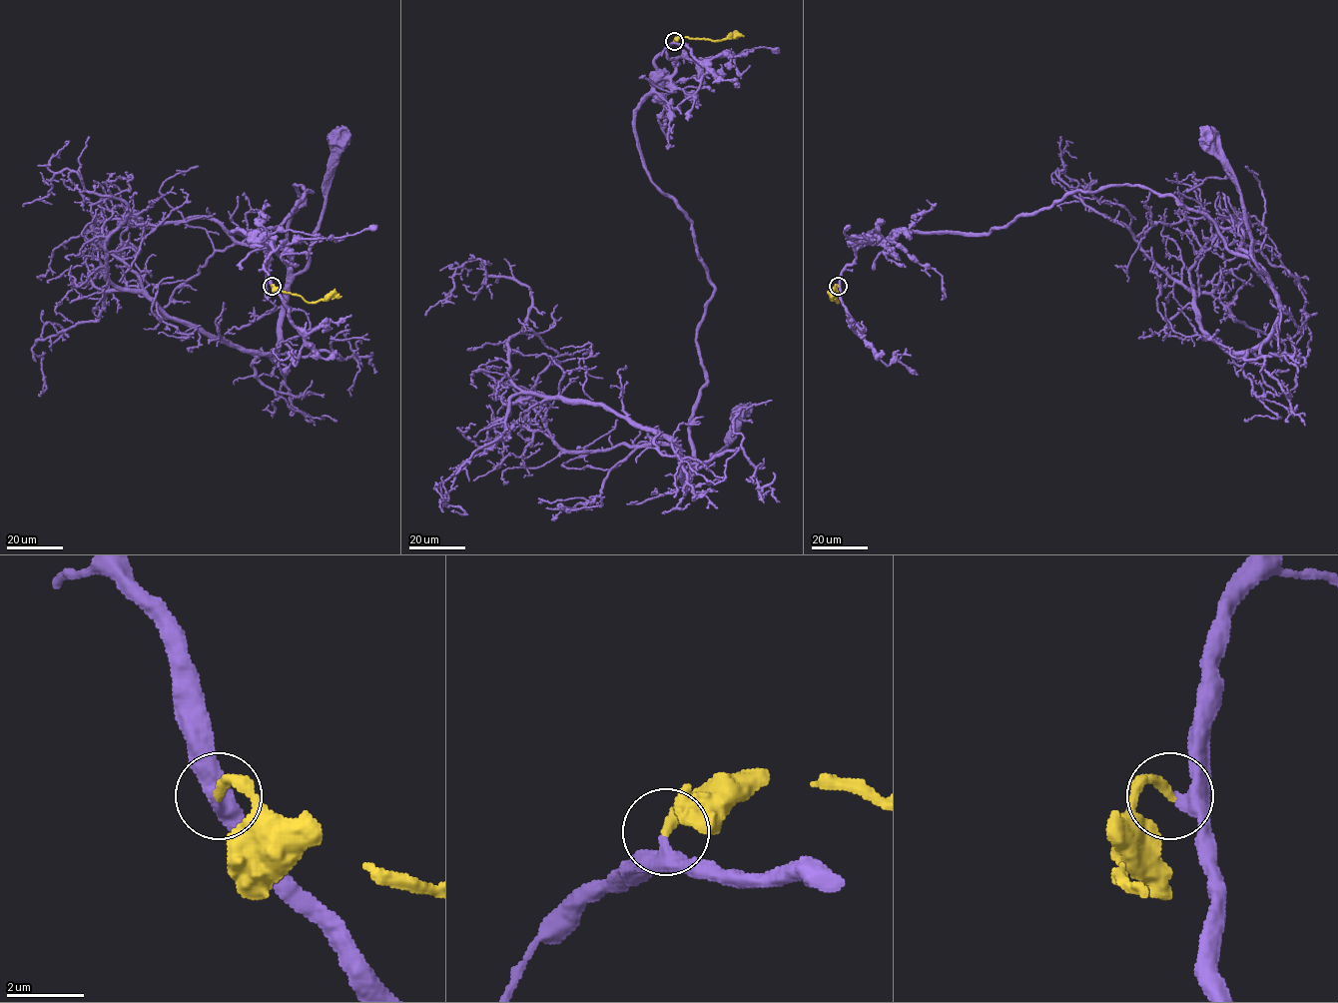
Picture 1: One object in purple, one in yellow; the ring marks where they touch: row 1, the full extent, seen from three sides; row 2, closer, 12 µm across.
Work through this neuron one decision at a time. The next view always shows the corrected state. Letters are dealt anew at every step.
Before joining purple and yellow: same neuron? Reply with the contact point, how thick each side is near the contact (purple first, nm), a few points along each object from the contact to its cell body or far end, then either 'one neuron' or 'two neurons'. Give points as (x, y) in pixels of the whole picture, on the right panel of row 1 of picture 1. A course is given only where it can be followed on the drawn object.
(838, 286) | 400/300 nm | purple via (838, 286), (865, 242), (988, 233), (1113, 185), (1204, 213), (1265, 275), (1207, 138) | yellow via (837, 286), (834, 290), (837, 302), (833, 296) | one neuron

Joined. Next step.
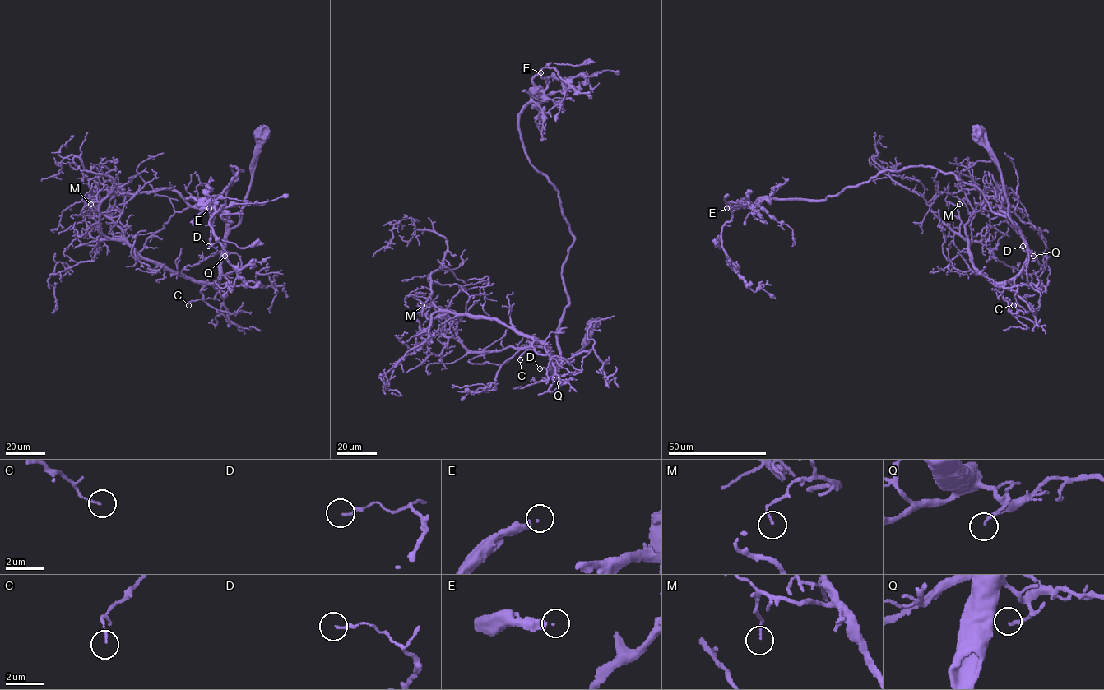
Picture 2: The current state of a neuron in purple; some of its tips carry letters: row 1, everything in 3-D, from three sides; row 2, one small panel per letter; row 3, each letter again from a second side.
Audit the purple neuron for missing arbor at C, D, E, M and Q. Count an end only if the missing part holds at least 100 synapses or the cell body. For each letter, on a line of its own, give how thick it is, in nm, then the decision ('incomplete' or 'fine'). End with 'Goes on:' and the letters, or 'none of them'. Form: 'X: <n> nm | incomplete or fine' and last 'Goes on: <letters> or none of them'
C: 100 nm | fine
D: 140 nm | fine
E: 200 nm | incomplete
M: 100 nm | fine
Q: 150 nm | fine
Goes on: E

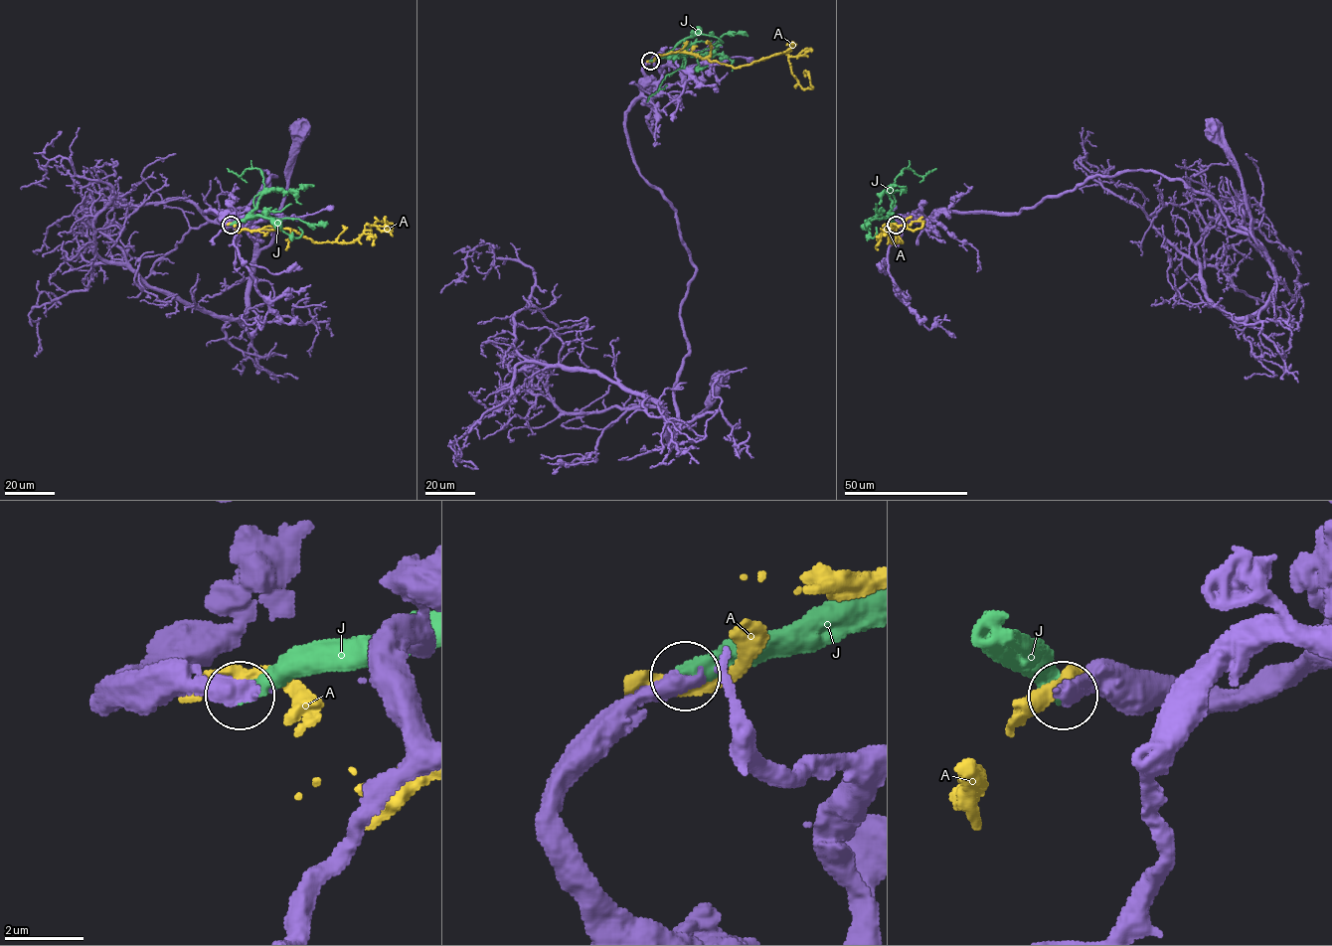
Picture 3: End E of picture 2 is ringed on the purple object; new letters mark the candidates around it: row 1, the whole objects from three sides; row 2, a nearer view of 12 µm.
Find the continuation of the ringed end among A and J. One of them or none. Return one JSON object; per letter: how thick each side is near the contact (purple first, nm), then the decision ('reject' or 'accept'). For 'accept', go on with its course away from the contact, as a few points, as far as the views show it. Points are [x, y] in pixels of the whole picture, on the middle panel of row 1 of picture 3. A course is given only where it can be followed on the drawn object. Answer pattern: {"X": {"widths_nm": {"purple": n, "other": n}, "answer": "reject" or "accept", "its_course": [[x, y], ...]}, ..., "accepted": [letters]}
{"A": {"widths_nm": {"purple": 420, "other": 550}, "answer": "reject"}, "J": {"widths_nm": {"purple": 550, "other": 500}, "answer": "accept", "its_course": [[650, 61], [680, 55], [684, 58], [682, 66], [666, 76], [646, 101]]}, "accepted": ["J"]}

